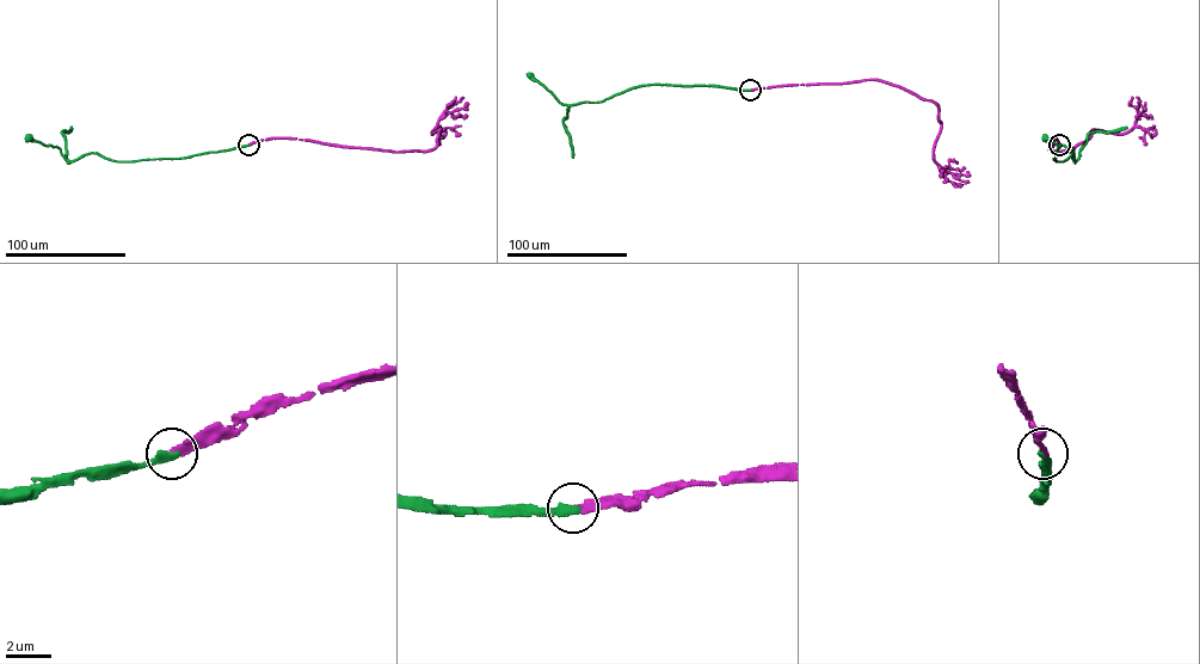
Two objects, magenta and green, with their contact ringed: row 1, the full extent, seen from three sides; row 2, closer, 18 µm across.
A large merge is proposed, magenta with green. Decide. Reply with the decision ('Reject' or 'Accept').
Accept

